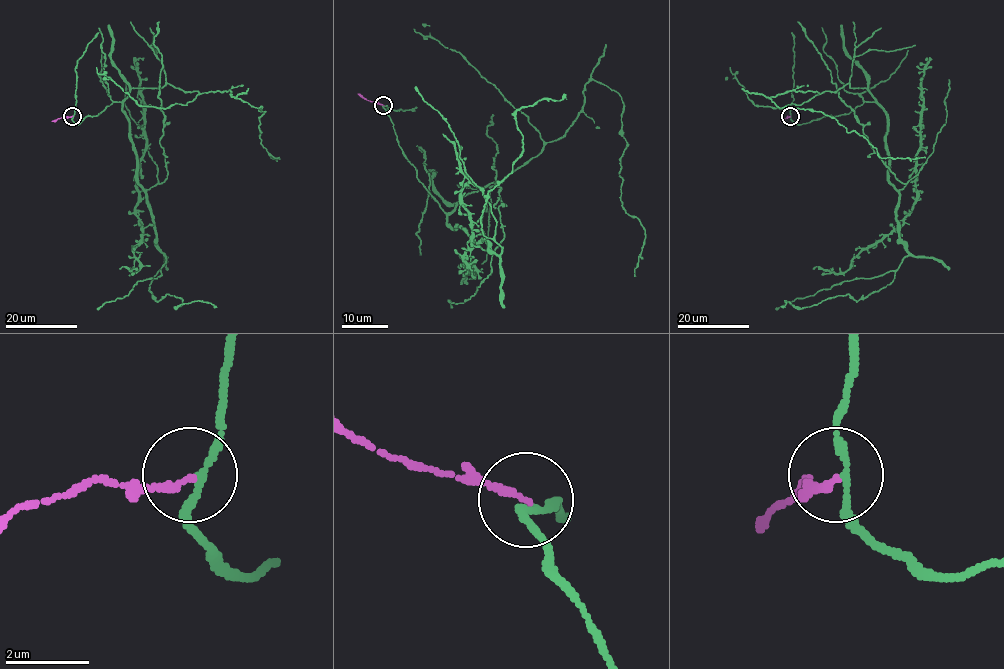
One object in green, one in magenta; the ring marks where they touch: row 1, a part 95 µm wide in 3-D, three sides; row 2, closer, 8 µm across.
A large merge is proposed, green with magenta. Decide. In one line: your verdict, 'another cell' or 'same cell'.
another cell

